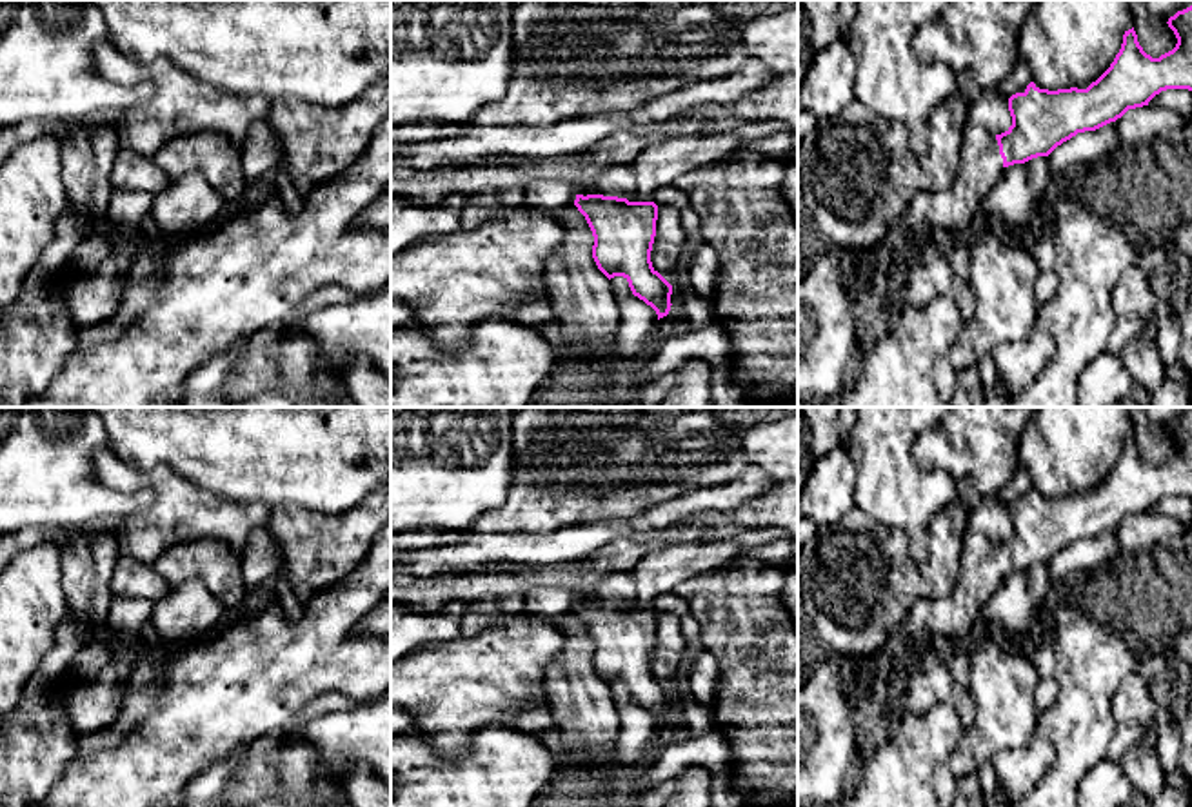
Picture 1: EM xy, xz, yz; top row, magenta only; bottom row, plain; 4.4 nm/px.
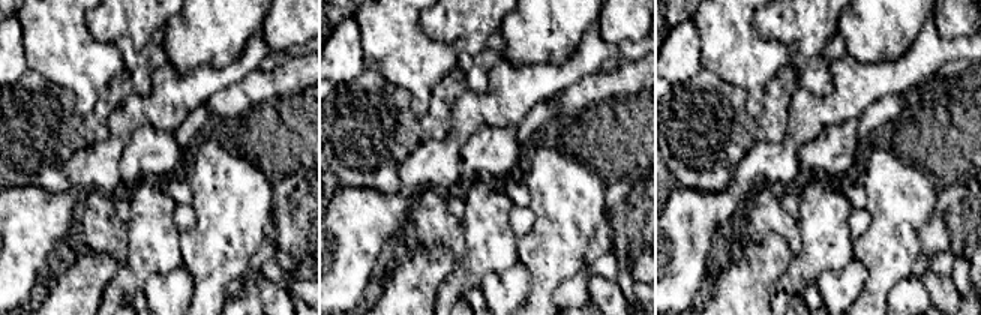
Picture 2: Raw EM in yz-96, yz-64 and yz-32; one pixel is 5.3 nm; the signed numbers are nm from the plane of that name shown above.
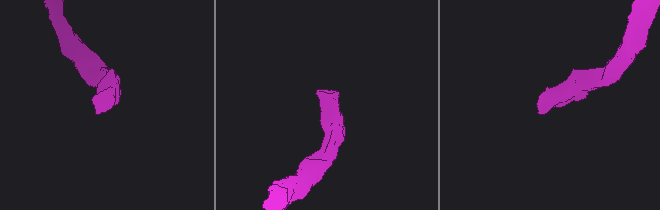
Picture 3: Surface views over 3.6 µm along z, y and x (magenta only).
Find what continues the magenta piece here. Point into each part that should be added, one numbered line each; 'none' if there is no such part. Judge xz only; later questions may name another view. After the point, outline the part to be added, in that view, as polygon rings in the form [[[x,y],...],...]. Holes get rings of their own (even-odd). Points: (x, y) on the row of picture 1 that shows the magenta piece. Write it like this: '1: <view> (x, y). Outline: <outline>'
1: xz (618, 180). Outline: [[[631,164],[605,169],[594,184],[580,185],[578,194],[603,194],[627,198],[634,191],[634,173]]]

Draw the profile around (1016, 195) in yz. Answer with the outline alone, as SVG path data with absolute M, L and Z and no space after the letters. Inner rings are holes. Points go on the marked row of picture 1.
M1048 156L1003 169L976 209L976 224L999 216L1008 229L1023 234L1030 218L1041 207L1041 194L1050 182Z

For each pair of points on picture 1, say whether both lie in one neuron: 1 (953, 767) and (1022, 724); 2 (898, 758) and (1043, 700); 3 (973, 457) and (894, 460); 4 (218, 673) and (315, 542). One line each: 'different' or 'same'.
1: same
2: different
3: different
4: different

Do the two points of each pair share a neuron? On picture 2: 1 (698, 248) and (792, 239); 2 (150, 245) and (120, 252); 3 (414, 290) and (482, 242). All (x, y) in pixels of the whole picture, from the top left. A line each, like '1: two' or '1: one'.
1: two
2: two
3: one

